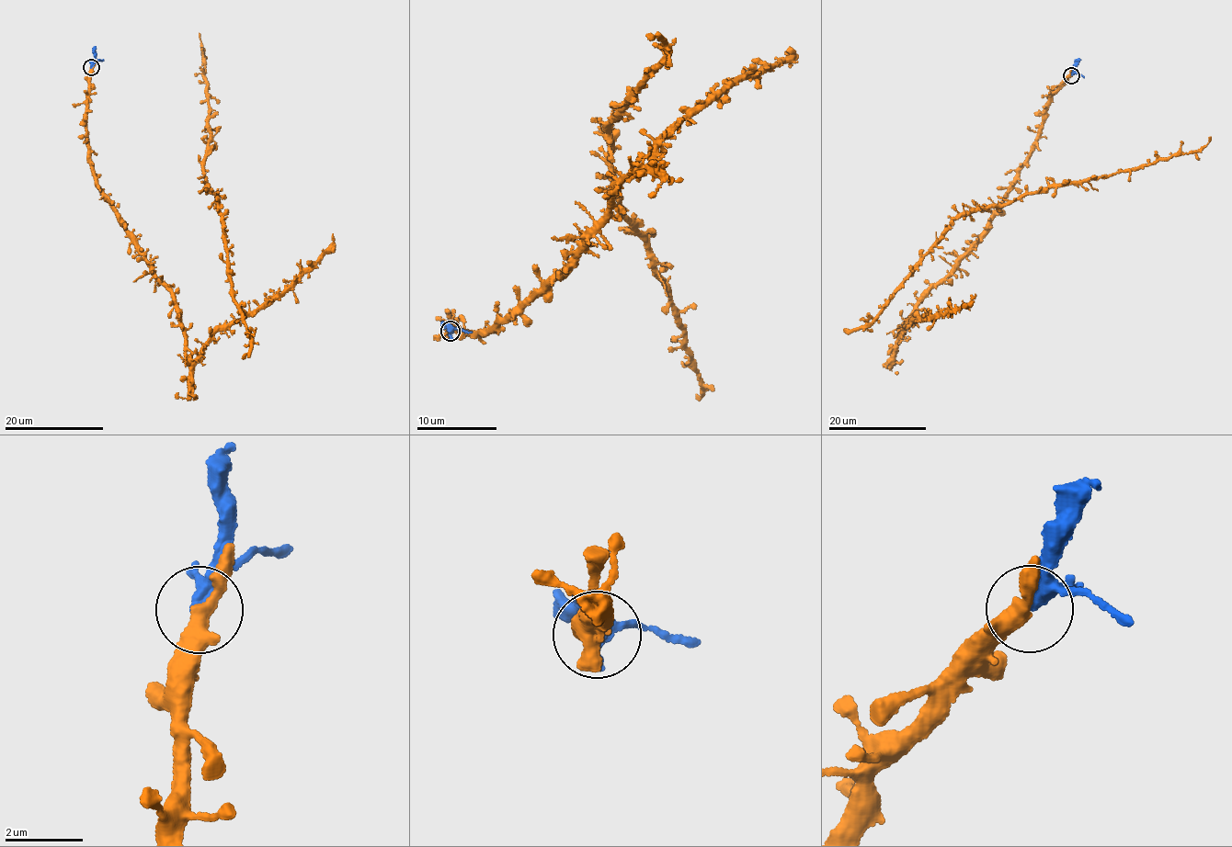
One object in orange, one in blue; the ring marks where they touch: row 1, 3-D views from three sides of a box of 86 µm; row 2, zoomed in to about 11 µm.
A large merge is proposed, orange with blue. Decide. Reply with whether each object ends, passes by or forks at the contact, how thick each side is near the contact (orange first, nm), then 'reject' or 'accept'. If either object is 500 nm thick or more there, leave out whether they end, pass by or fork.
orange forks | blue passes by | 280/280 nm | accept

